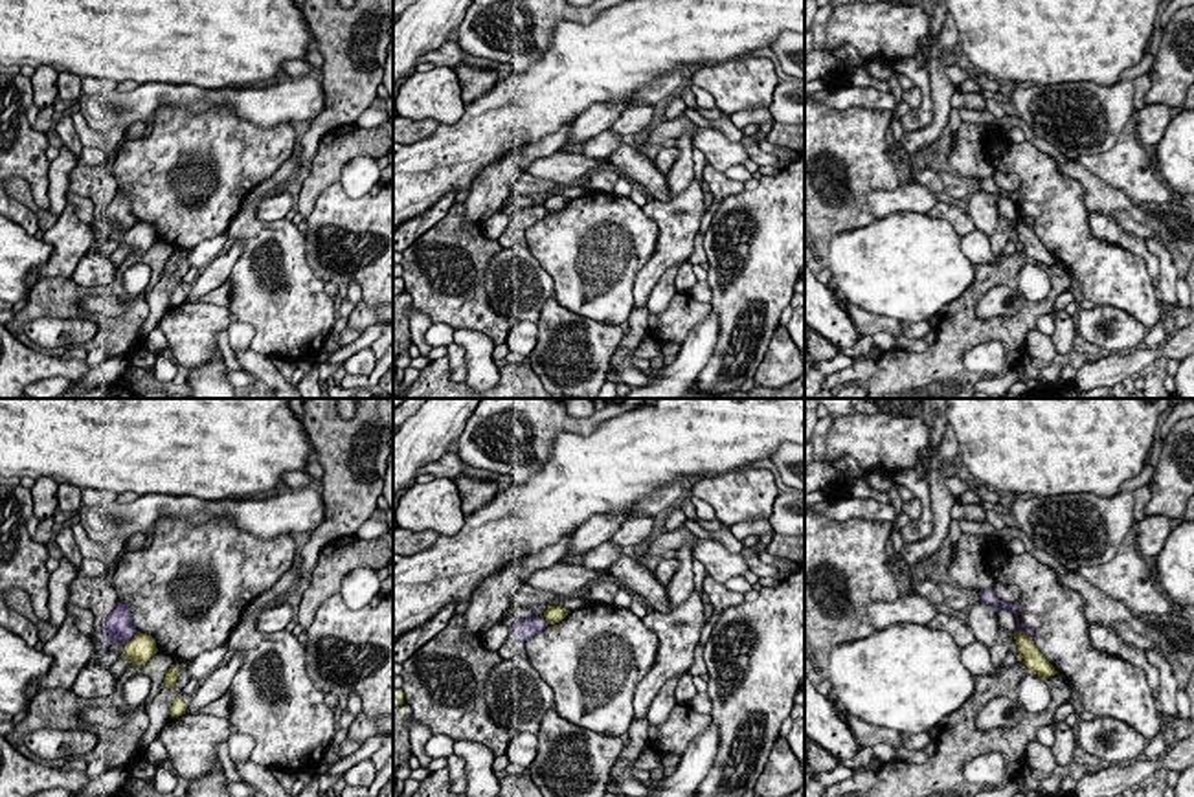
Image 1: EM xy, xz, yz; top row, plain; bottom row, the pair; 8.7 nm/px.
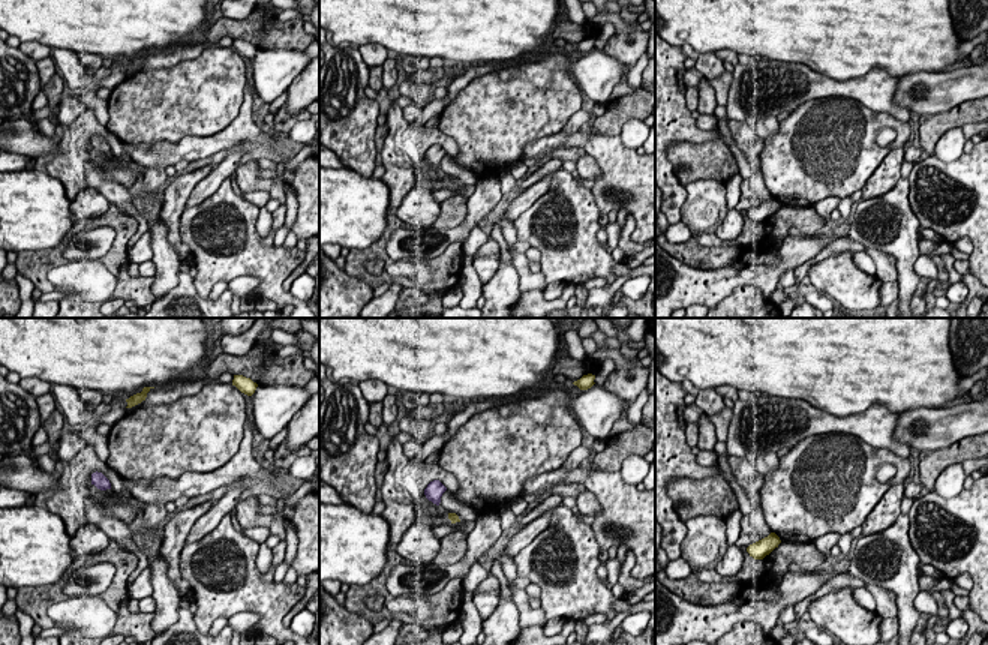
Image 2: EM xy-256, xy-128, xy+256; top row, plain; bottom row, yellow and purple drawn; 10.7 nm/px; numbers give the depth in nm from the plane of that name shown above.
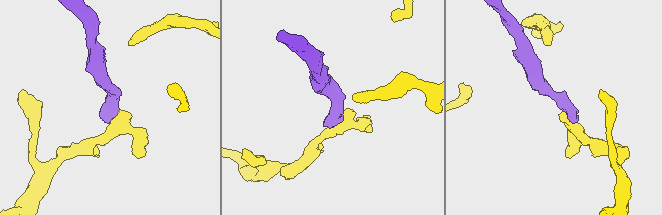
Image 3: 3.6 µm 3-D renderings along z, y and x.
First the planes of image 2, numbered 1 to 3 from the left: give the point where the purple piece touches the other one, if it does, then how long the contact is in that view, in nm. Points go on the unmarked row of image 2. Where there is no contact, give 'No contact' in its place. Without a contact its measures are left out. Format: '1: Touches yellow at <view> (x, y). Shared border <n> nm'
1: No contact
2: No contact
3: No contact

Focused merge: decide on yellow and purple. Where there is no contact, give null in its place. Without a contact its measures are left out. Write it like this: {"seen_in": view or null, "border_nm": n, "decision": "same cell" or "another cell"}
{"seen_in": "yz", "border_nm": 150, "decision": "another cell"}

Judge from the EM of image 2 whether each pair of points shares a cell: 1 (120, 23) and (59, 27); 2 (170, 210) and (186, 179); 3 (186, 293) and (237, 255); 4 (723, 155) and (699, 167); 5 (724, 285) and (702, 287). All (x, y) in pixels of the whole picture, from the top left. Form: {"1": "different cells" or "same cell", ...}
{"1": "same cell", "2": "same cell", "3": "different cells", "4": "same cell", "5": "same cell"}

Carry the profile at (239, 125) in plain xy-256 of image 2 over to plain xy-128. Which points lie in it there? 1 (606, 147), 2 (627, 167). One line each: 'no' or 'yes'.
1: yes
2: yes

